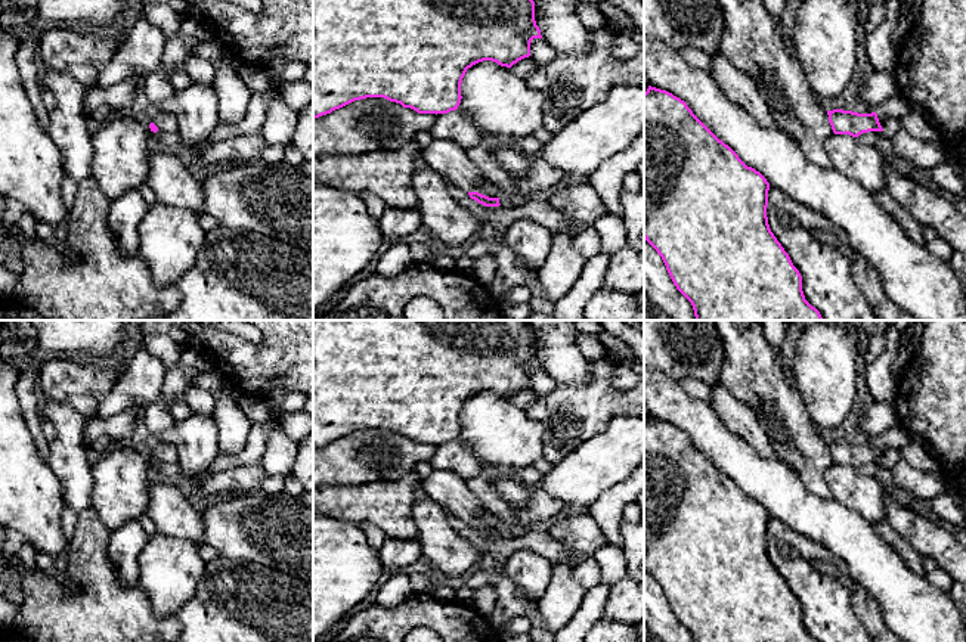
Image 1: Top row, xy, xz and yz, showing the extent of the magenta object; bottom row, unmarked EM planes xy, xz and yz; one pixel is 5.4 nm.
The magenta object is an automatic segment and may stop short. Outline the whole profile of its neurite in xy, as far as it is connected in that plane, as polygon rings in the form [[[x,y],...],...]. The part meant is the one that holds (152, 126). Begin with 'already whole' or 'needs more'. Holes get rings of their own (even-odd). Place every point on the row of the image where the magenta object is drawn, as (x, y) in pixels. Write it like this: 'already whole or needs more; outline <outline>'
needs more; outline [[[157,108],[152,111],[149,128],[154,133],[173,133],[177,130],[177,120],[171,112]]]

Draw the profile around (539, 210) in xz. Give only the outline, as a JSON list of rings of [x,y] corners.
[[[443,176],[451,196],[464,208],[471,211],[480,221],[490,230],[505,230],[518,218],[530,218],[551,233],[570,232],[573,223],[558,210],[555,210],[547,198],[527,199],[518,207],[484,207],[471,199],[468,192],[455,186],[449,179]]]

